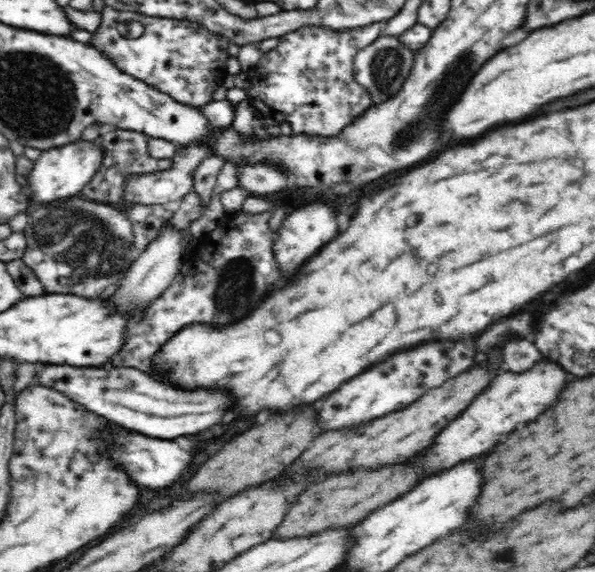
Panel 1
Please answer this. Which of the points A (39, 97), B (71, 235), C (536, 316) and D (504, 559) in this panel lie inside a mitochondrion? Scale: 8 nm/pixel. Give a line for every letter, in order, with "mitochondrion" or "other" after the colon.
A: mitochondrion
B: mitochondrion
C: other
D: mitochondrion

